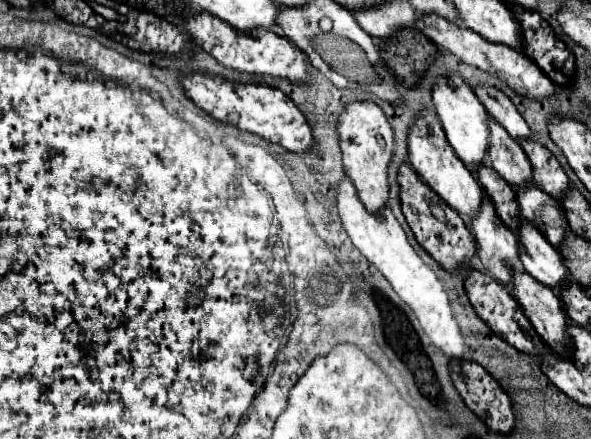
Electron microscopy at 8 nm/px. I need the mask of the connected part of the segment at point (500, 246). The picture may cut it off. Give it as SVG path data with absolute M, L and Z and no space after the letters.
M489 197L483 199L479 213L475 213L469 223L477 243L477 257L481 259L485 271L491 273L497 281L511 285L509 267L521 267L517 253L517 235L507 229L497 217L493 201Z

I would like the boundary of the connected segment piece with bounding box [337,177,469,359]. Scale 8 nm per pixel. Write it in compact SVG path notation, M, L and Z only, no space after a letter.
M343 177L339 181L337 209L339 209L341 223L343 223L345 231L349 233L353 245L385 275L385 279L391 283L391 287L395 289L395 293L415 311L415 315L417 315L423 331L427 333L427 337L447 357L453 357L453 359L469 359L467 357L465 337L459 331L457 319L451 313L451 305L449 305L449 299L447 299L447 293L445 293L441 281L421 261L421 257L415 253L415 249L409 245L409 241L405 237L405 231L399 225L399 221L395 219L395 215L391 213L391 209L389 207L383 207L377 213L369 213L365 209L365 205L361 203L361 199L357 195L357 189L349 181L349 177Z

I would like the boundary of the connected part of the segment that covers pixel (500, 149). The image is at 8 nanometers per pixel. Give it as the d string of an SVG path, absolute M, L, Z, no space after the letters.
M489 117L489 149L487 149L491 167L511 185L527 185L531 183L531 165L525 157L521 145L501 129L493 117Z

